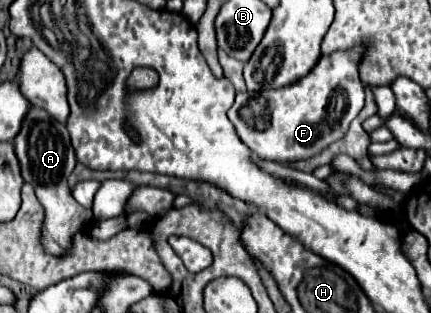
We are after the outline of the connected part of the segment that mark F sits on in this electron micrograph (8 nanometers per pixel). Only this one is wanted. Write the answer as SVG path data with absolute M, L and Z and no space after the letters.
M357 51L323 55L313 71L297 83L255 93L237 93L229 119L239 139L255 155L269 161L301 161L319 155L331 143L345 137L349 123L357 117L365 101L365 87L357 71Z

